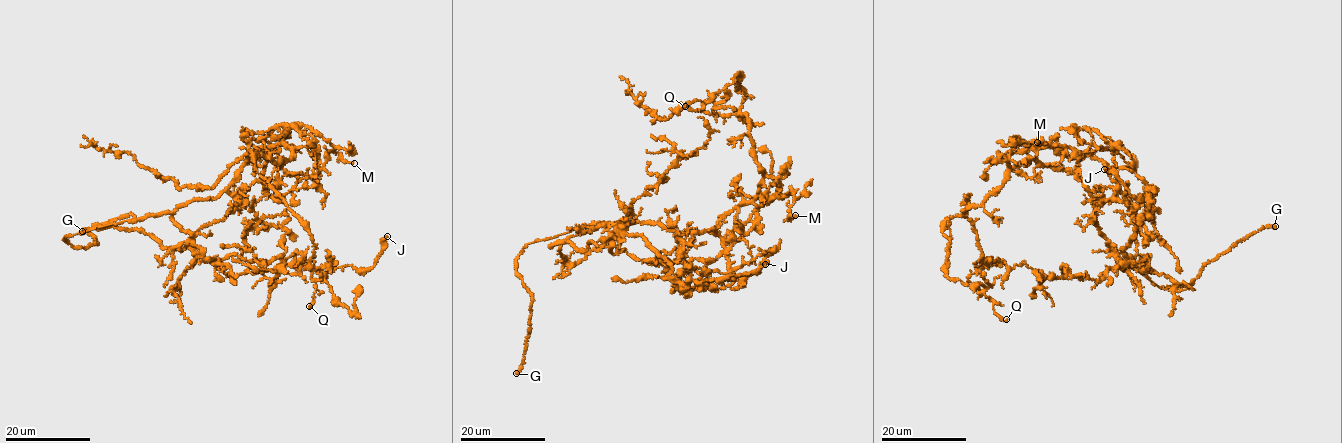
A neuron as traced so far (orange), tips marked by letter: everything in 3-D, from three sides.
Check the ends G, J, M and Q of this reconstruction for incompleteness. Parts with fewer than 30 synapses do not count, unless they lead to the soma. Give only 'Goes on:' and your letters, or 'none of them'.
Goes on: G

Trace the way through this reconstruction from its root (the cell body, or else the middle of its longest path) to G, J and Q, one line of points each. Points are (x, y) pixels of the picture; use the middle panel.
G: (722, 219), (705, 231), (684, 233), (654, 223), (596, 223), (523, 247), (516, 273), (532, 301), (516, 373)
J: (722, 219), (678, 234), (681, 256), (663, 271), (688, 290), (666, 278), (686, 264), (698, 282), (765, 264)
Q: (722, 219), (753, 201), (763, 174), (749, 119), (739, 111), (739, 74), (703, 104), (685, 106)

